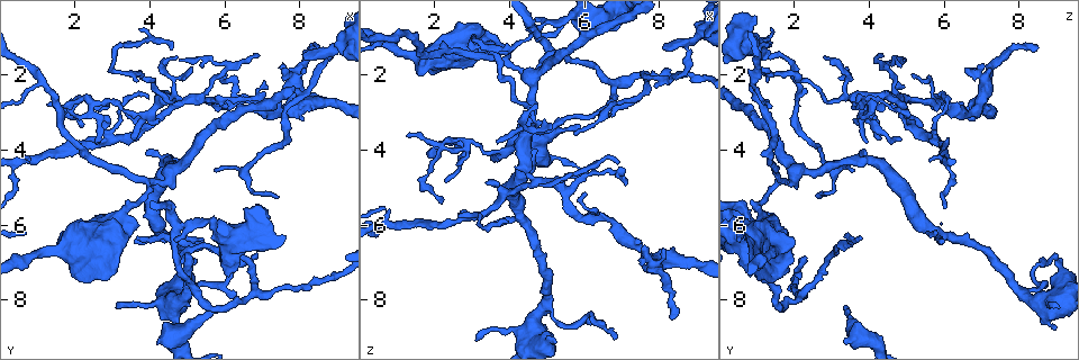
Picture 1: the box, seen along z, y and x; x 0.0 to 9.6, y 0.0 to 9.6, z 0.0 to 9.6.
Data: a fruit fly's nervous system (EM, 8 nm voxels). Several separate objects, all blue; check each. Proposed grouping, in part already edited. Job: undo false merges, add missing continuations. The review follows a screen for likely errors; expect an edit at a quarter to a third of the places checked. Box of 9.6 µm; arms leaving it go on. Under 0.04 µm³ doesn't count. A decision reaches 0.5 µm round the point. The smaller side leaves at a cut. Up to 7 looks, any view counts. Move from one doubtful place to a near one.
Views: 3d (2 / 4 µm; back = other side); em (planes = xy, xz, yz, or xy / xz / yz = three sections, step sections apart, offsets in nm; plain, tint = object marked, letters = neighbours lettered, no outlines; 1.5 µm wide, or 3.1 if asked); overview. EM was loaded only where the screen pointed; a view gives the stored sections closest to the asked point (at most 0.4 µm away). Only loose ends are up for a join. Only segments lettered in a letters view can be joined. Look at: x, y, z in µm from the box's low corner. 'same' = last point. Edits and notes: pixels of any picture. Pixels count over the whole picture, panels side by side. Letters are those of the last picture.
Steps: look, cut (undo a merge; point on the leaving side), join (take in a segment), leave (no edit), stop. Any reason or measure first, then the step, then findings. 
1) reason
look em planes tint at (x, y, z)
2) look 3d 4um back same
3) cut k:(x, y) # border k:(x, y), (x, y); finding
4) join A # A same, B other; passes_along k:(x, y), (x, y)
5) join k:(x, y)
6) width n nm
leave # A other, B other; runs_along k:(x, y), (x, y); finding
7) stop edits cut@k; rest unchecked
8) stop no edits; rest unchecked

an open end
look em planes letters at (5.10, 1.80, 3.40)

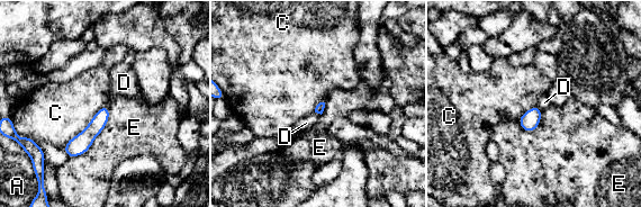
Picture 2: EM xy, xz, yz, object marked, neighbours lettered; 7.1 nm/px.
leave # A other, C other, D other, E other; none of them fits

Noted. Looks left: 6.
a fork
look 3d 2um back at (4.70, 2.80, 4.80)

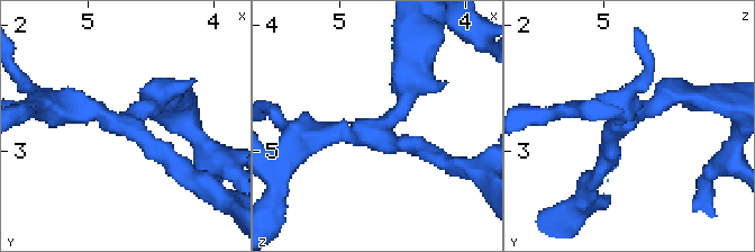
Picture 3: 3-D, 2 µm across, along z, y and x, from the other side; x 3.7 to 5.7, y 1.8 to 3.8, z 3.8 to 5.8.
shape alone is not enough
look em xz step 4 letters at (4.68, 2.76, 4.84)

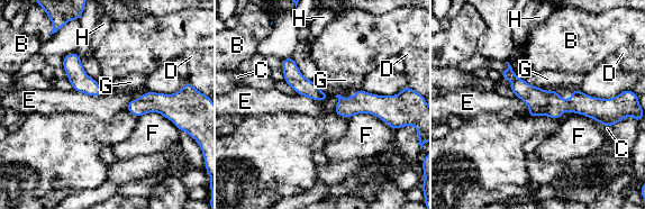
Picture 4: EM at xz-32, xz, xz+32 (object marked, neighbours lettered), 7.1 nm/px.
look em planes letters same

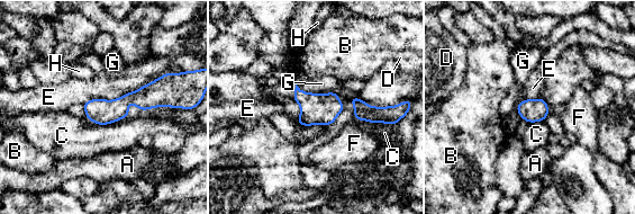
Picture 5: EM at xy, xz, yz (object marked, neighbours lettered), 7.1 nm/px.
longest_contact E 650 nm
leave # A other, B other, C other, D other, E other, F other, G other, H other; runs_along 5:(163, 103), (87, 108); one cell here

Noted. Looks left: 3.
tapers out
look 3d 2um back at (7.45, 5.30, 2.70)

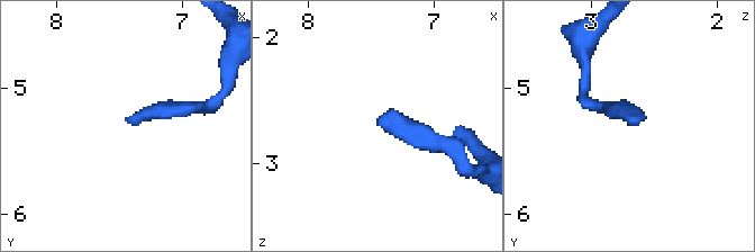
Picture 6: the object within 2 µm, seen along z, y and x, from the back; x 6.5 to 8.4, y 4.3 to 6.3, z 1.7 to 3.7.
need the tissue
look em planes letters at (7.42, 5.26, 2.70)

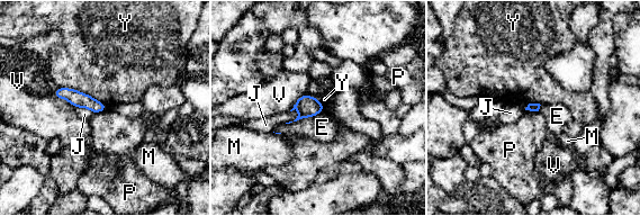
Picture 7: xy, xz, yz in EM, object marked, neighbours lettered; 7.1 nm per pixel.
leave # E other, J other, M other, P other, V other, Y other; runs_along 7:(57, 93), (68, 93), (102, 107); no lettered segment goes on from it

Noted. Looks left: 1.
stop no edits; rest unchecked

